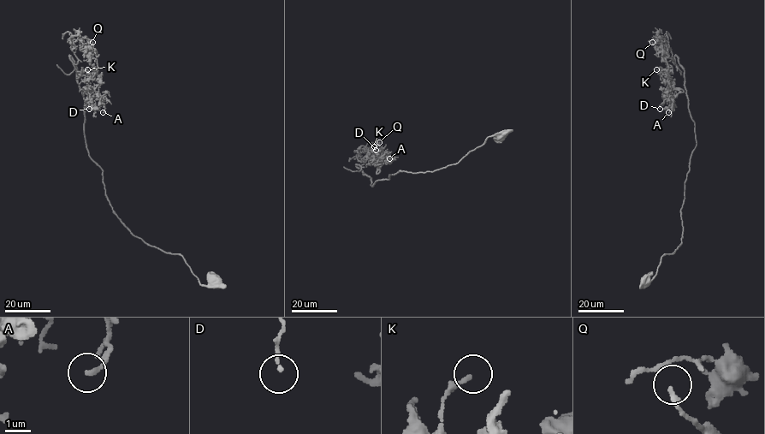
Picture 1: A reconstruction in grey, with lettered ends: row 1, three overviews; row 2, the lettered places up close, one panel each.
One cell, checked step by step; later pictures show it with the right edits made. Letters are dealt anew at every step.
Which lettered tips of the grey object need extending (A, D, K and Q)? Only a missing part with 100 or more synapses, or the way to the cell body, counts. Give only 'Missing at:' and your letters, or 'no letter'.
Missing at: no letter

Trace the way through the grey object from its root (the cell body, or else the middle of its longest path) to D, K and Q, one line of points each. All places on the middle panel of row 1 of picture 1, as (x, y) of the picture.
D: (499, 136), (457, 163), (372, 187), (356, 164), (365, 151), (380, 162), (376, 150)
K: (499, 136), (457, 163), (372, 187), (356, 164), (365, 151), (380, 162), (369, 157), (374, 146)
Q: (499, 136), (457, 163), (372, 187), (356, 164), (379, 142)

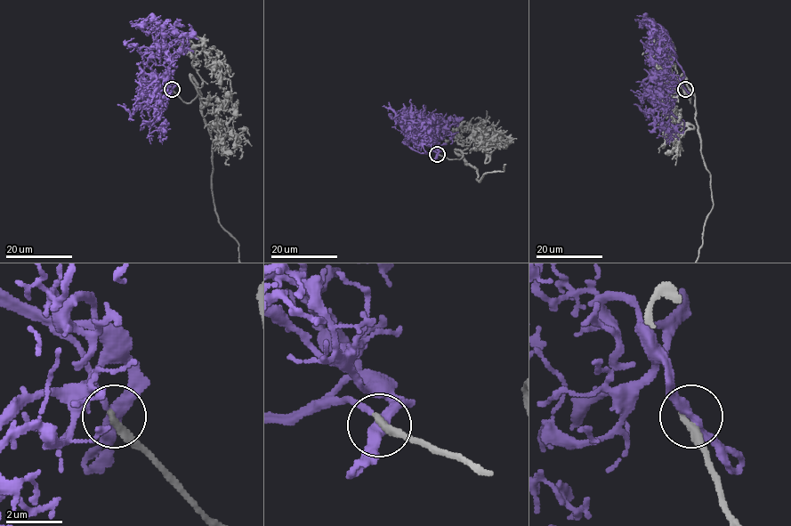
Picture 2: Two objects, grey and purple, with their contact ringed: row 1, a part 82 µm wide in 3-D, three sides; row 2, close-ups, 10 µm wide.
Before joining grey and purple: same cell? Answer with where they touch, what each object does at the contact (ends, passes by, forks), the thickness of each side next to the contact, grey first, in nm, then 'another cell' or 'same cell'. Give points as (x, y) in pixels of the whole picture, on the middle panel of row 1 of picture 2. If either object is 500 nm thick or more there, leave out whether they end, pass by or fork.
at (437, 154); grey ends there; purple forks there; 320 nm thick on the grey side, 280 nm on the other; same cell

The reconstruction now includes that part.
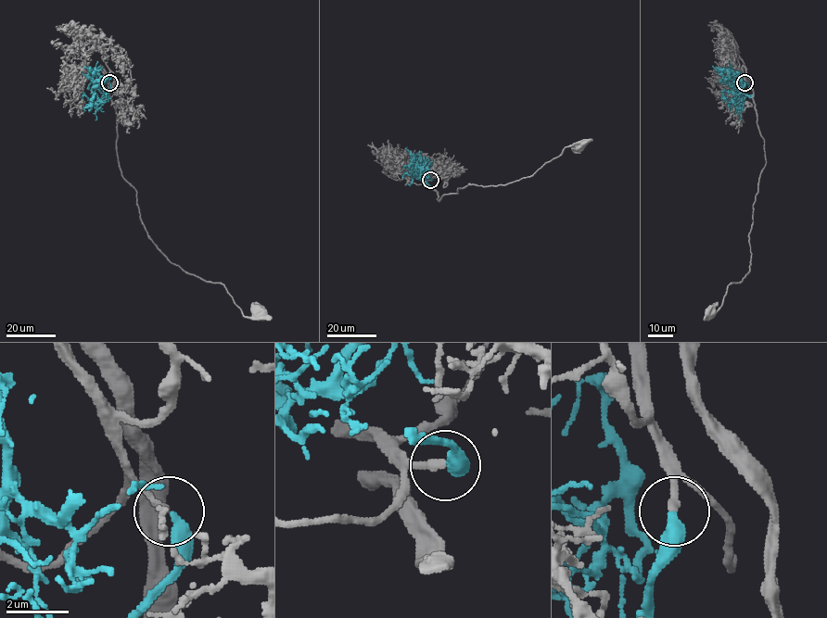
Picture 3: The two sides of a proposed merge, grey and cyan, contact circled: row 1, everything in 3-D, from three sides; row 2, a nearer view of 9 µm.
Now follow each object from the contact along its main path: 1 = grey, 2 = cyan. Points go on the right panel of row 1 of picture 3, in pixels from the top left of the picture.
1: (744, 82), (743, 67), (766, 163), (750, 271), (711, 311)
2: (744, 82), (741, 93), (743, 84), (738, 72), (717, 69), (713, 66)

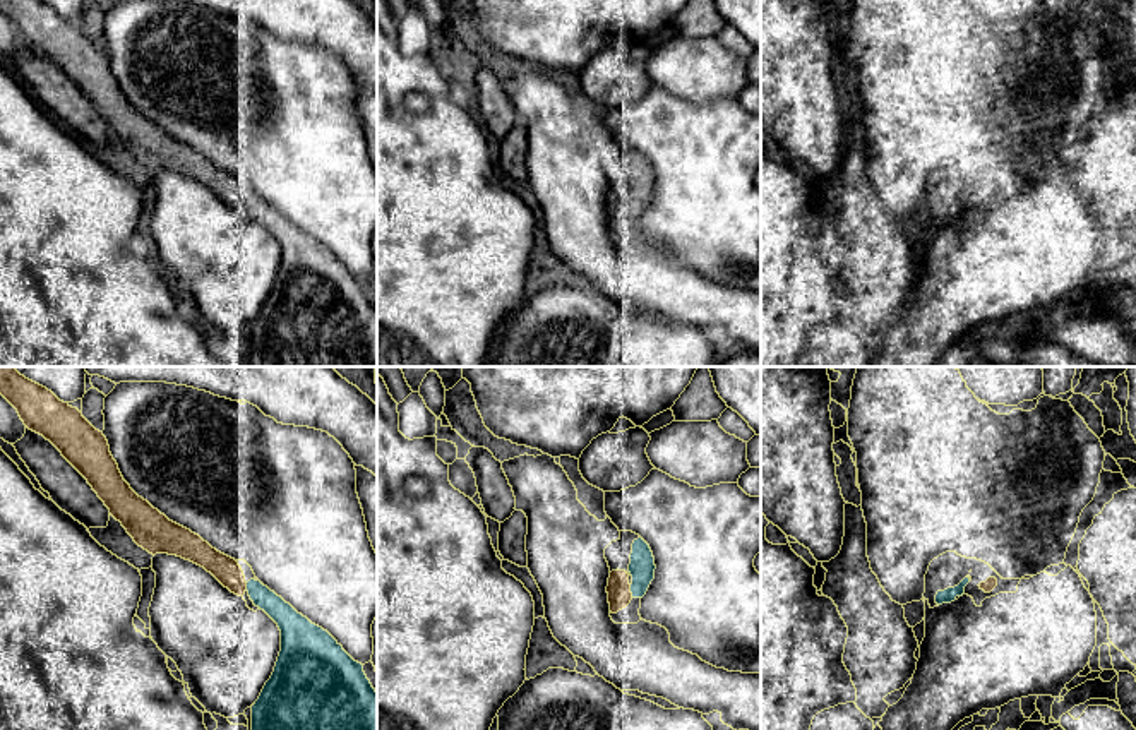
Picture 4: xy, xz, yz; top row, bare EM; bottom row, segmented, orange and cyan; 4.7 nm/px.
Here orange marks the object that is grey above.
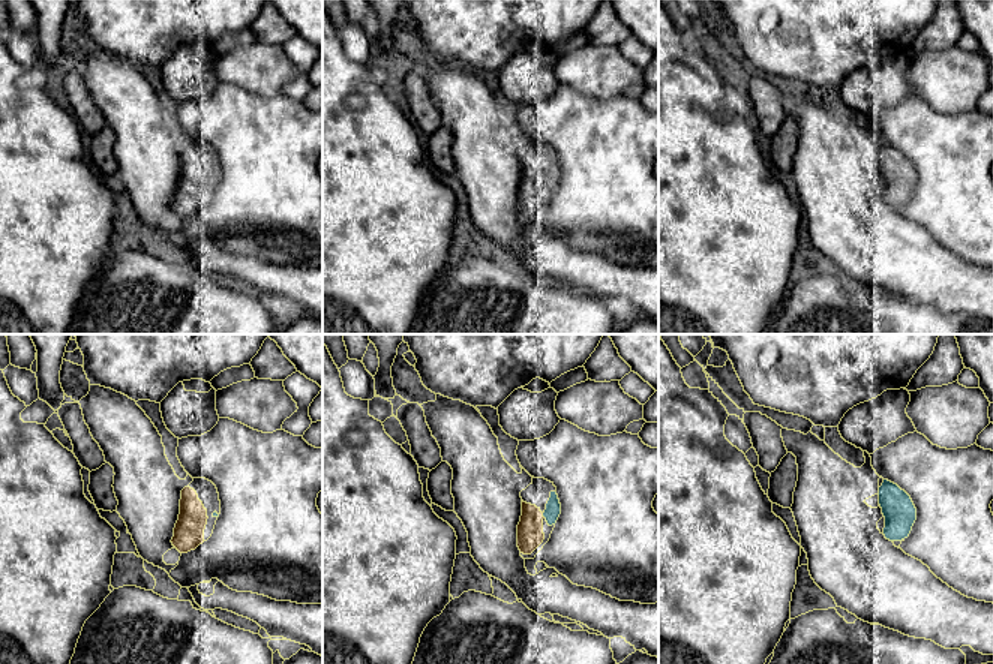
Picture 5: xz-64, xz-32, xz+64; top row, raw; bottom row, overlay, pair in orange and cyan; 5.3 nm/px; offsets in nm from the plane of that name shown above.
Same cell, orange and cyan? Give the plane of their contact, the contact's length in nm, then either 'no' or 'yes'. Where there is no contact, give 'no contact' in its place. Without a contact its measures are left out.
meets orange in xz; contact 70 nm long; yes

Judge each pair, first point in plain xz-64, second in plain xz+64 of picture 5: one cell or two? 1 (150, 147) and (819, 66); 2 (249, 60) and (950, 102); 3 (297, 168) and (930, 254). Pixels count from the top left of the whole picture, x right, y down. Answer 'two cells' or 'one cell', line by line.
1: two cells
2: one cell
3: two cells

